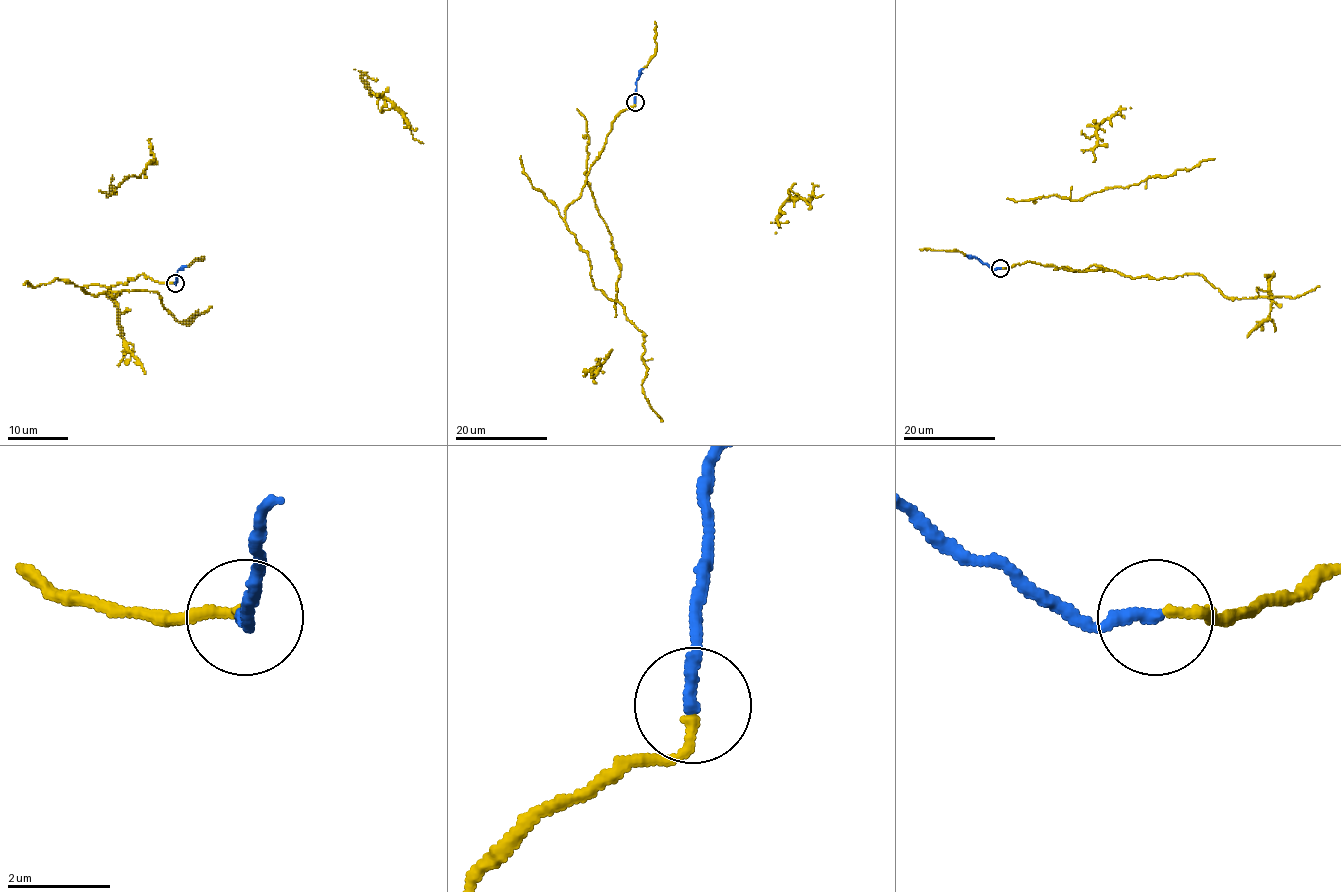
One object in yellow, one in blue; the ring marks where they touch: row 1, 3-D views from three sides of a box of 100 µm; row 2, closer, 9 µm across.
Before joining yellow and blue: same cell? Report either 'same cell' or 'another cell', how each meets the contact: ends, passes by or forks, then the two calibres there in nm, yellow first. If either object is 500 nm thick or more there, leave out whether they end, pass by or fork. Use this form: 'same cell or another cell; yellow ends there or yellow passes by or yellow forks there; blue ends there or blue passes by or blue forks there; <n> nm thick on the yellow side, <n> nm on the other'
same cell; yellow ends there; blue ends there; 190 nm thick on the yellow side, 280 nm on the other

